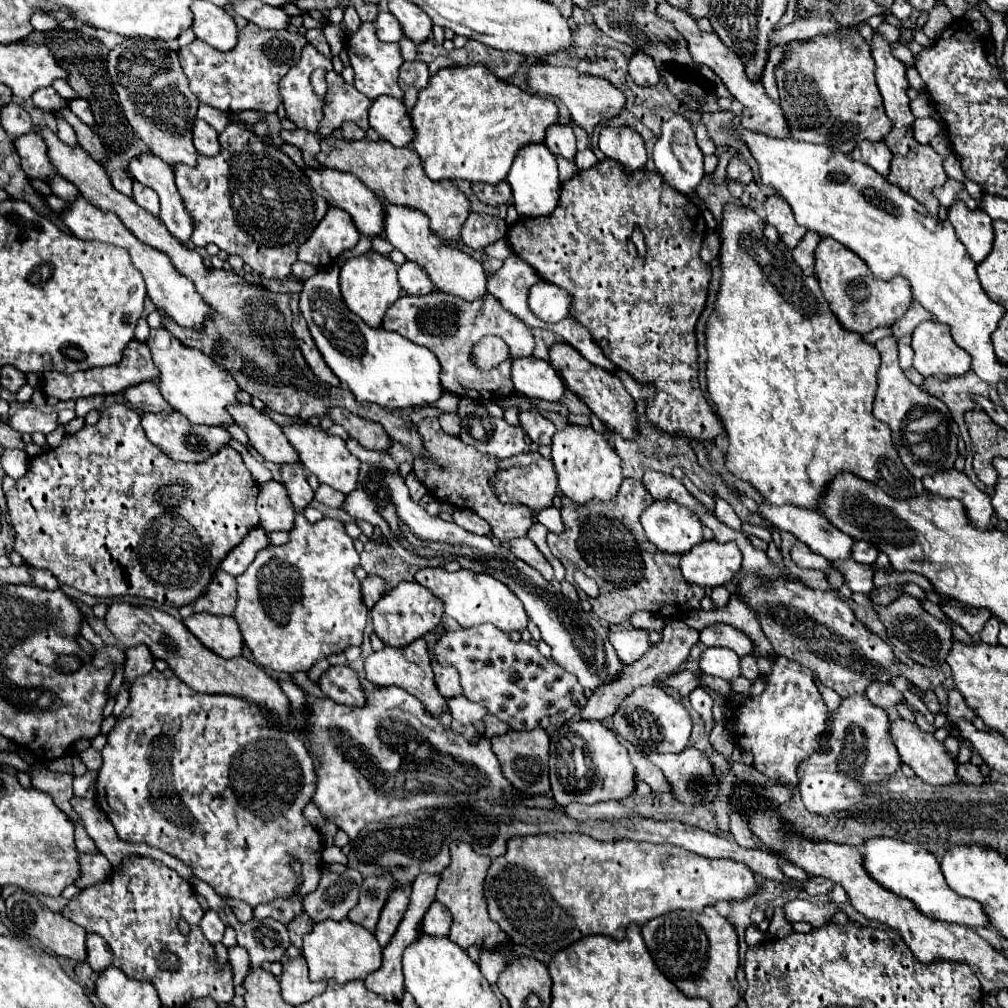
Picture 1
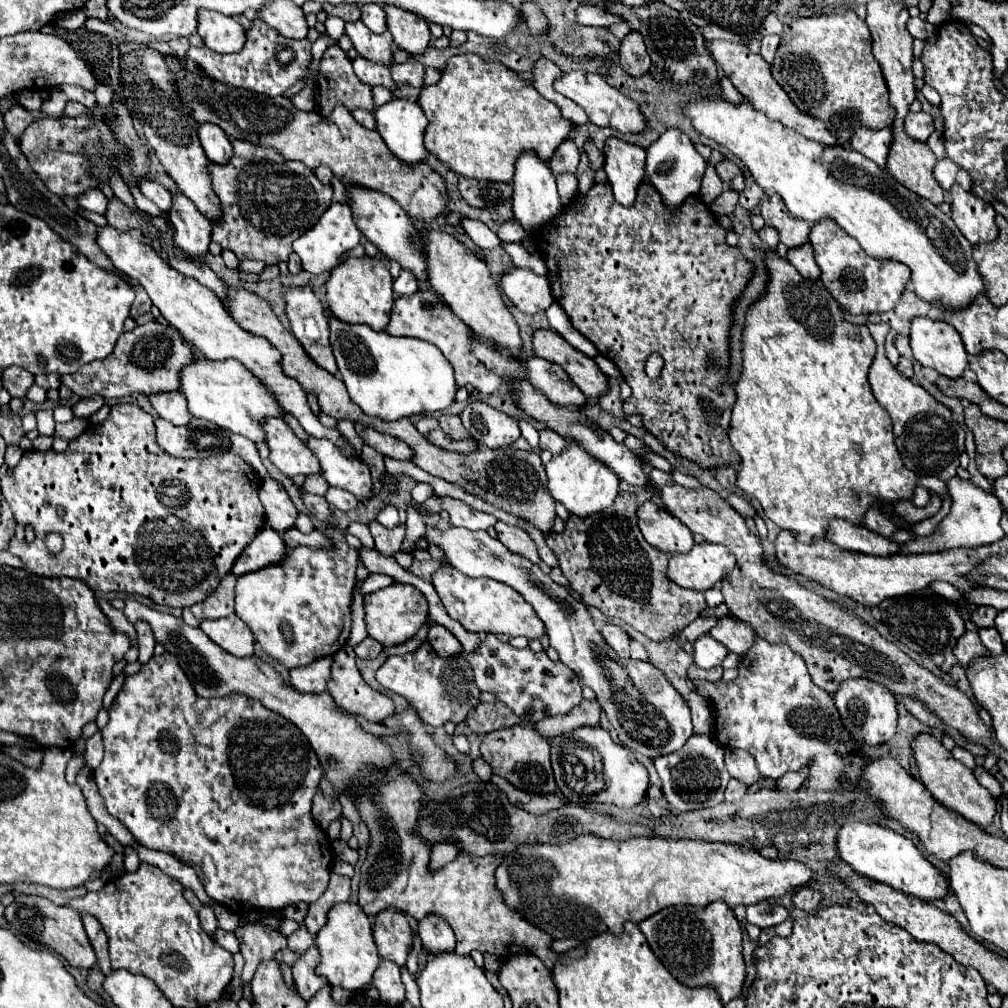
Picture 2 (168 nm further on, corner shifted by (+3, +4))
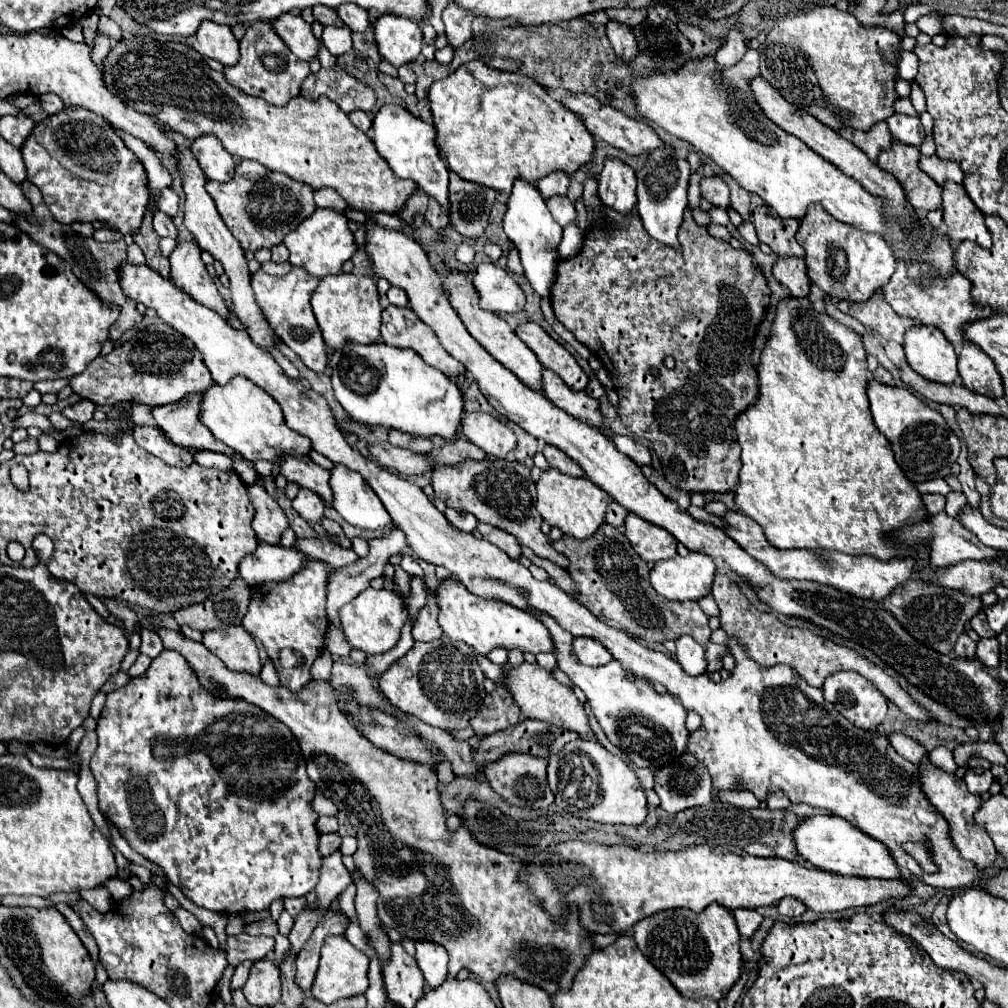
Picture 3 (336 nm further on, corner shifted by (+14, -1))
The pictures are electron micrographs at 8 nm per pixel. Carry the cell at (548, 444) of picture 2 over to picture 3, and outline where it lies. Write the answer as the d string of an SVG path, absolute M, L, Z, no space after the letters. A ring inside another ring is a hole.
M544 446L542 454L546 456L546 460L550 462L552 468L556 468L564 474L568 474L568 476L586 476L586 472L570 456L566 456L562 450L558 450L556 446Z

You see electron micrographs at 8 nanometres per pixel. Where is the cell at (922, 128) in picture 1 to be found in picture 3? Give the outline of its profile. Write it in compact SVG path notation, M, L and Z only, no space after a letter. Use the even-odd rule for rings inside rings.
M892 114L888 118L890 132L896 140L910 144L910 146L920 146L924 140L924 130L920 126L918 116L904 116L904 114Z

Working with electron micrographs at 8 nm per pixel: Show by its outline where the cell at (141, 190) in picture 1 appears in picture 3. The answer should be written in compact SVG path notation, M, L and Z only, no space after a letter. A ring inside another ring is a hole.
M164 188L160 192L160 200L158 200L158 206L162 212L166 212L168 216L176 216L178 212L178 204L180 204L180 198L178 198L178 192L172 190L172 188Z

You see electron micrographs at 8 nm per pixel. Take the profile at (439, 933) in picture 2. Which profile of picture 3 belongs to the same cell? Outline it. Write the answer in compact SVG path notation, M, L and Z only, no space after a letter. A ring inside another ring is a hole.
M416 942L416 960L430 988L438 988L448 978L448 952L434 942Z

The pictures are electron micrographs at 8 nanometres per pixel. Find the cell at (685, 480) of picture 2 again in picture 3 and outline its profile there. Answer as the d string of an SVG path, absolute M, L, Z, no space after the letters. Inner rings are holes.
M612 436L612 442L616 444L616 448L626 454L628 458L632 458L638 466L644 466L644 464L650 464L650 450L640 444L638 440L630 438L630 436Z

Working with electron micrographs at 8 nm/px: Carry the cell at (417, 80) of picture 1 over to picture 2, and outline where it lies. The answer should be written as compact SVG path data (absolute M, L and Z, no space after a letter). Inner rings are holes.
M409 59L405 63L393 63L391 75L395 85L411 85L411 87L423 87L423 65L417 59Z

